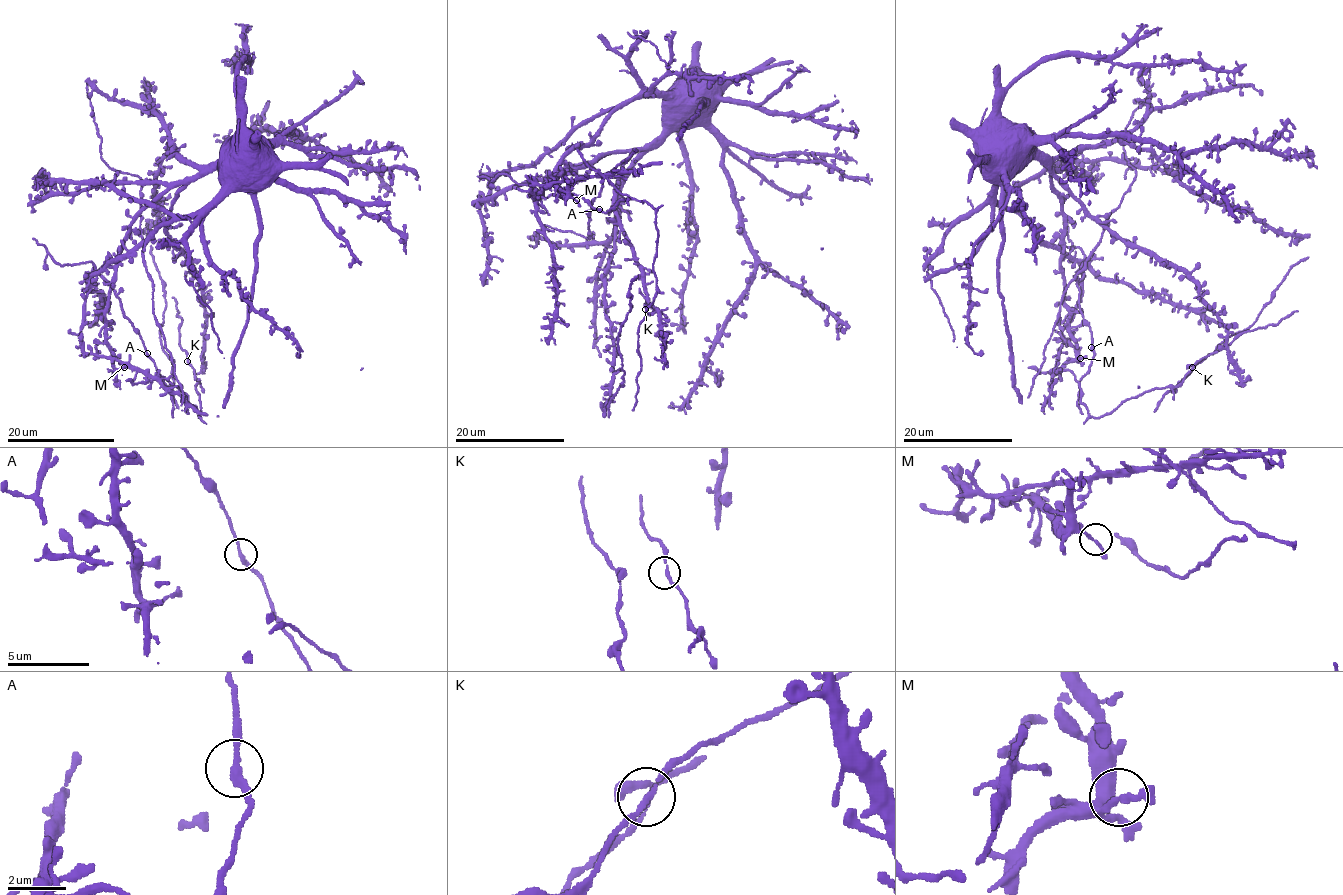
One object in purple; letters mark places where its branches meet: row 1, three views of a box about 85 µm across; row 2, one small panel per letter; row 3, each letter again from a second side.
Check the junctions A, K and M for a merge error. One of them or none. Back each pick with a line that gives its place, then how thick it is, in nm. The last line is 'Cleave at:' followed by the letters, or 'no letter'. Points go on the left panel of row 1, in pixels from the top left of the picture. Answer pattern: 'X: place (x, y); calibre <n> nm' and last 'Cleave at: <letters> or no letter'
Cleave at: no letter

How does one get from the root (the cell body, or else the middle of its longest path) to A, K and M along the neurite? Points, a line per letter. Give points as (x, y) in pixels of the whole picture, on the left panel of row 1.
A: (255, 164), (250, 164), (208, 204), (167, 222), (143, 243), (94, 274), (99, 274), (114, 292), (146, 354)
K: (255, 164), (90, 280), (85, 353), (164, 377), (198, 417), (198, 380), (187, 361)
M: (255, 164), (208, 204), (167, 222), (110, 264), (114, 275), (106, 312), (107, 345), (112, 364), (124, 367)

